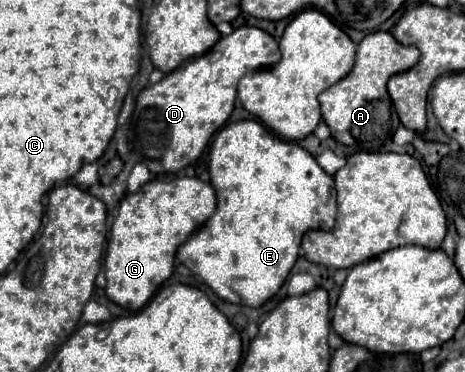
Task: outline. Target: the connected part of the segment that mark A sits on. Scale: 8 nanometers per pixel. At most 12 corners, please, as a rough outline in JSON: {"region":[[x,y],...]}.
{"region":[[387,31],[357,45],[351,73],[319,95],[331,135],[393,151],[401,127],[389,77],[419,49]]}

